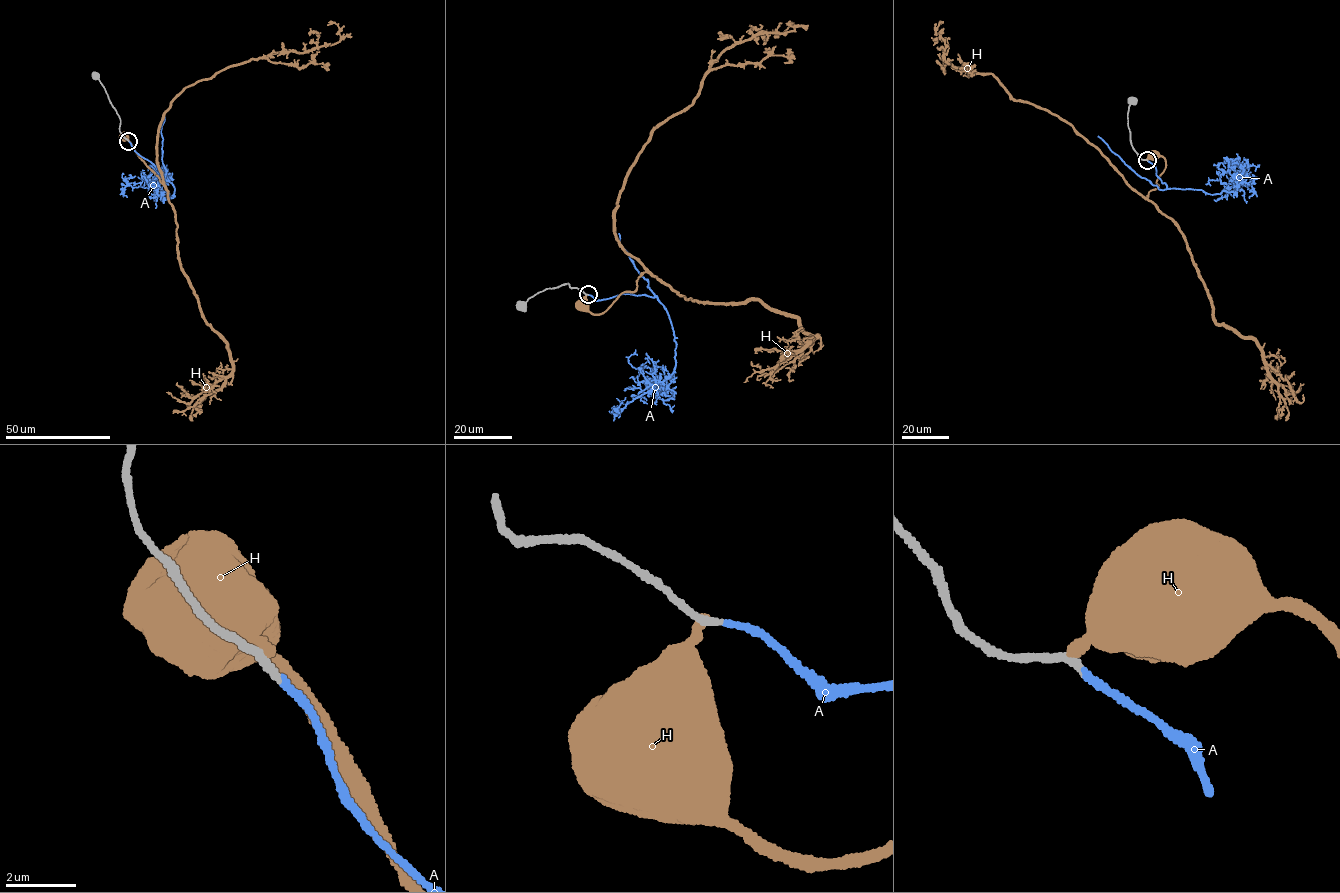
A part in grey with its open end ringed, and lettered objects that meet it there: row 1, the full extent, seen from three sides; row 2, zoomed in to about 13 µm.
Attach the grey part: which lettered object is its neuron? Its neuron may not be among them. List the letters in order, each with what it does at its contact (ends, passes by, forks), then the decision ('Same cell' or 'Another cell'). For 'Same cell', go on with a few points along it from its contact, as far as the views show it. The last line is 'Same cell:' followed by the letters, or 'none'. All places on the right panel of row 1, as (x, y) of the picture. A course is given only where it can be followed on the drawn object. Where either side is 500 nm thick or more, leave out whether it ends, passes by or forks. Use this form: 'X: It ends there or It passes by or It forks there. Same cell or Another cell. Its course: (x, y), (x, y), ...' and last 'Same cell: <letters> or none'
A: It ends there. Same cell. Its course: (1147, 160), (1169, 188), (1234, 193), (1237, 182), (1248, 185), (1252, 182), (1241, 174)
H: It ends there. Another cell
Same cell: A

